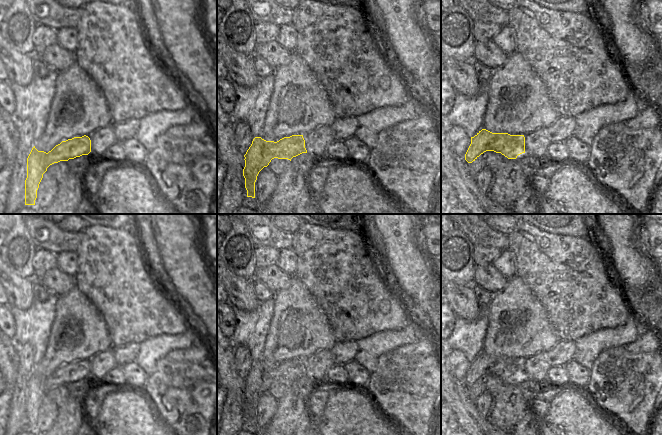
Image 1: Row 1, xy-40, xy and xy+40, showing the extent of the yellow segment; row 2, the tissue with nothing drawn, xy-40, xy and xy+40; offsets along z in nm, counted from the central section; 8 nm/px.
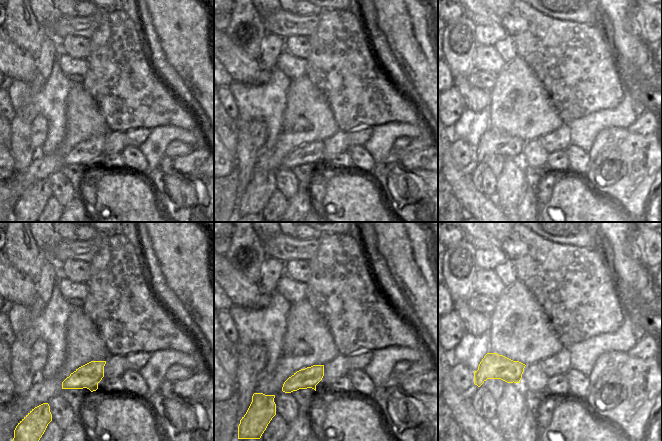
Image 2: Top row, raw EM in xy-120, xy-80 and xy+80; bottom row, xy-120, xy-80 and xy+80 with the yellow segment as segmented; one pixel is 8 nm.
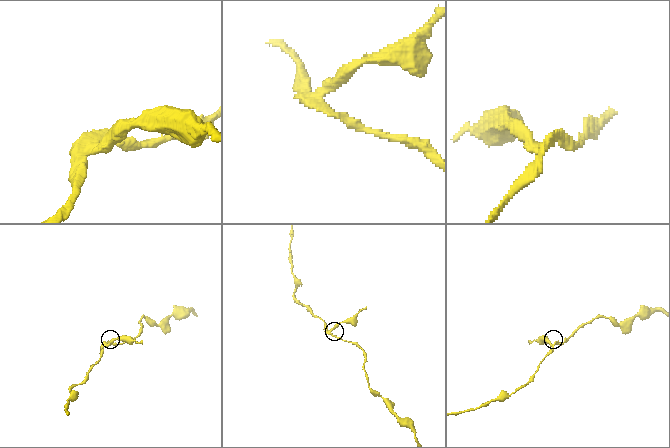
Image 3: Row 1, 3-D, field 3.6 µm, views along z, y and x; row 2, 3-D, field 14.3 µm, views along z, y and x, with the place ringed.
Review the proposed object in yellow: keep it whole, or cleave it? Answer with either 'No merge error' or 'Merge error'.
Merge error.

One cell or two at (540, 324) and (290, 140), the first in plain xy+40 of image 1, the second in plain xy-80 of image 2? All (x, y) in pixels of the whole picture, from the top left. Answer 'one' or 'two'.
one

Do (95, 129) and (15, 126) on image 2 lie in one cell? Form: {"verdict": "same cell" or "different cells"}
{"verdict": "different cells"}

